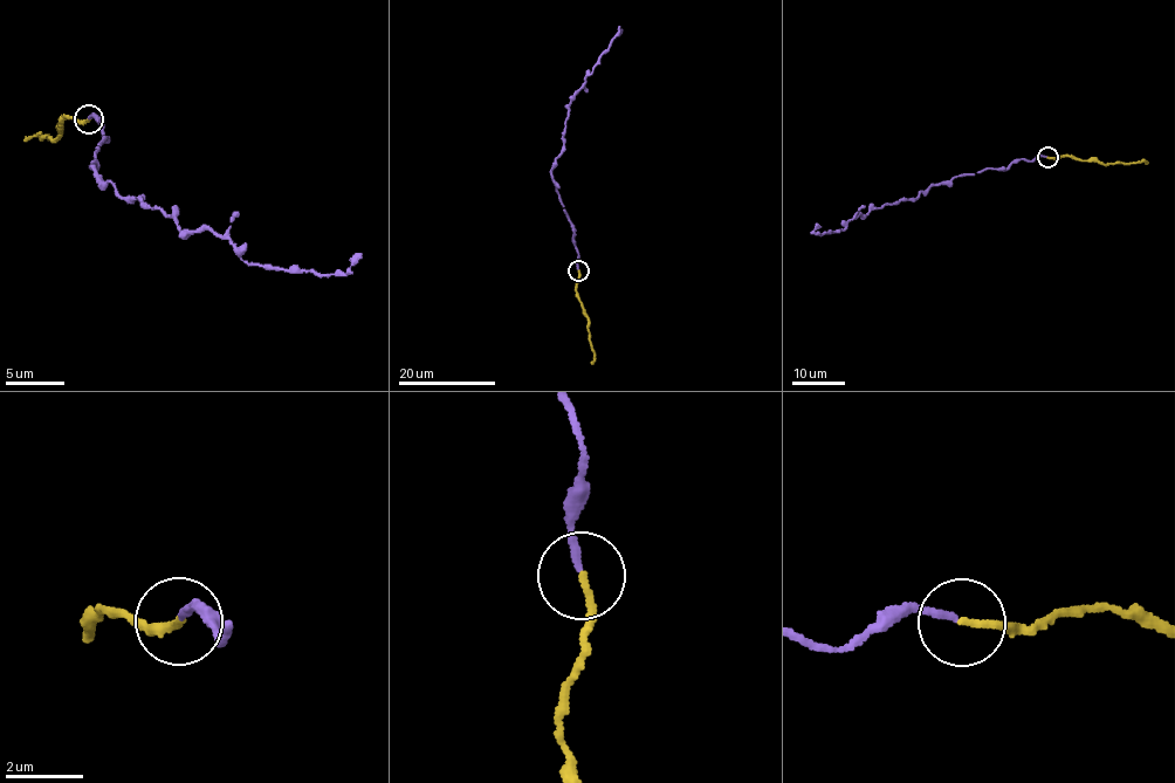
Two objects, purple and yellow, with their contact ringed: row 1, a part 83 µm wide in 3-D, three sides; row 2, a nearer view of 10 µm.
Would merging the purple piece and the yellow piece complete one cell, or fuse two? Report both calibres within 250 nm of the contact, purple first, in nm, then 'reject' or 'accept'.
calibres 190 and 180 nm; reject

